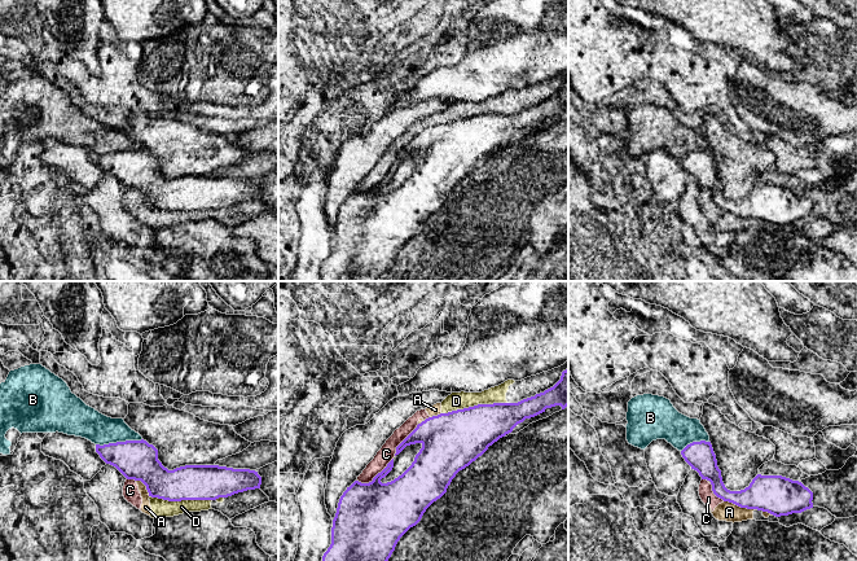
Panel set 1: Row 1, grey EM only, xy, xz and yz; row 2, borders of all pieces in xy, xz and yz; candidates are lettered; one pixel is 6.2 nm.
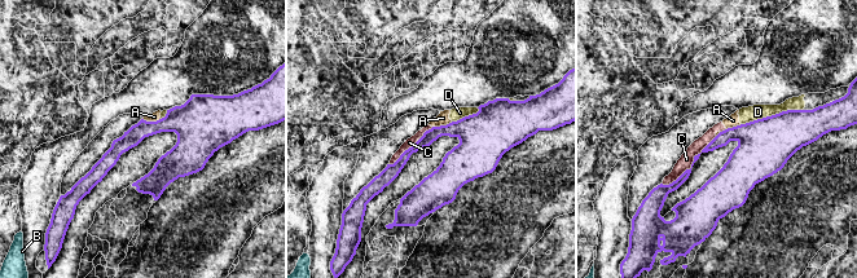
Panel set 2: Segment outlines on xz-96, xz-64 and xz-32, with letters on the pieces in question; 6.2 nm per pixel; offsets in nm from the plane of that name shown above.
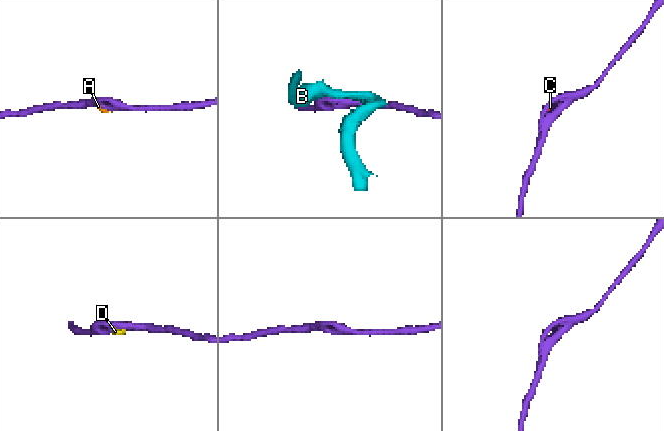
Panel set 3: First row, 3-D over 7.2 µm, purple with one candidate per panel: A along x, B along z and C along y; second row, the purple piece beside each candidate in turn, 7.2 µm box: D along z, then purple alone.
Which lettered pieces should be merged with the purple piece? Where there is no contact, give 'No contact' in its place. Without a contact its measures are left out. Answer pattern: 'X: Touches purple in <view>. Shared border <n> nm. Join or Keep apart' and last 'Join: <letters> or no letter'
A: Touches purple in yz. Shared border 220 nm. Keep apart
B: Touches purple in xy. Shared border 300 nm. Keep apart
C: Touches purple in xz. Shared border 280 nm. Keep apart
D: Touches purple in xz. Shared border 420 nm. Keep apart
Join: no letter

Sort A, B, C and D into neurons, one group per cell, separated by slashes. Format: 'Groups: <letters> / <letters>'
Groups: A C D / B

